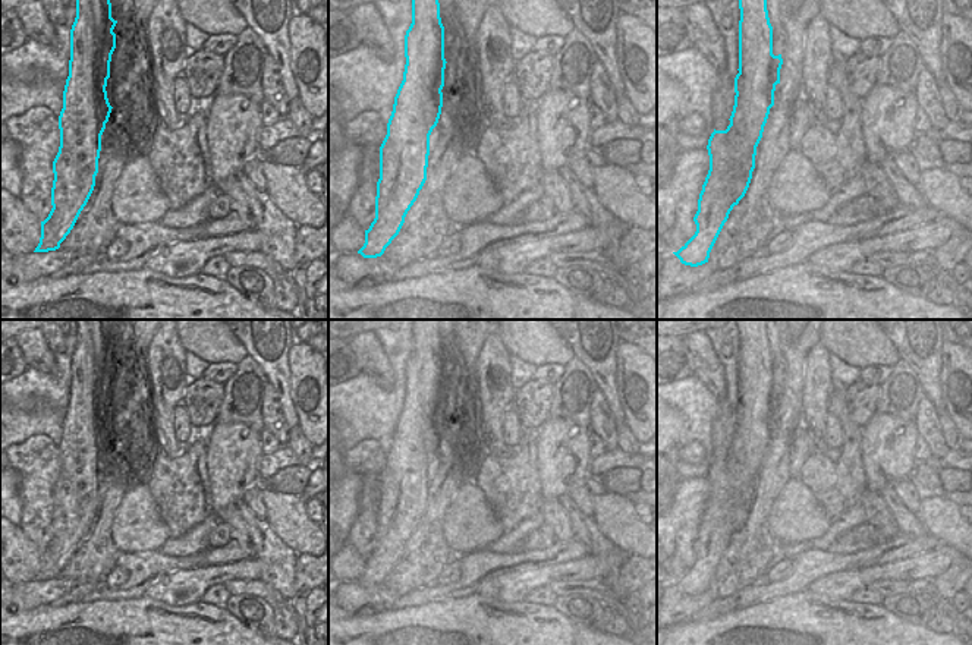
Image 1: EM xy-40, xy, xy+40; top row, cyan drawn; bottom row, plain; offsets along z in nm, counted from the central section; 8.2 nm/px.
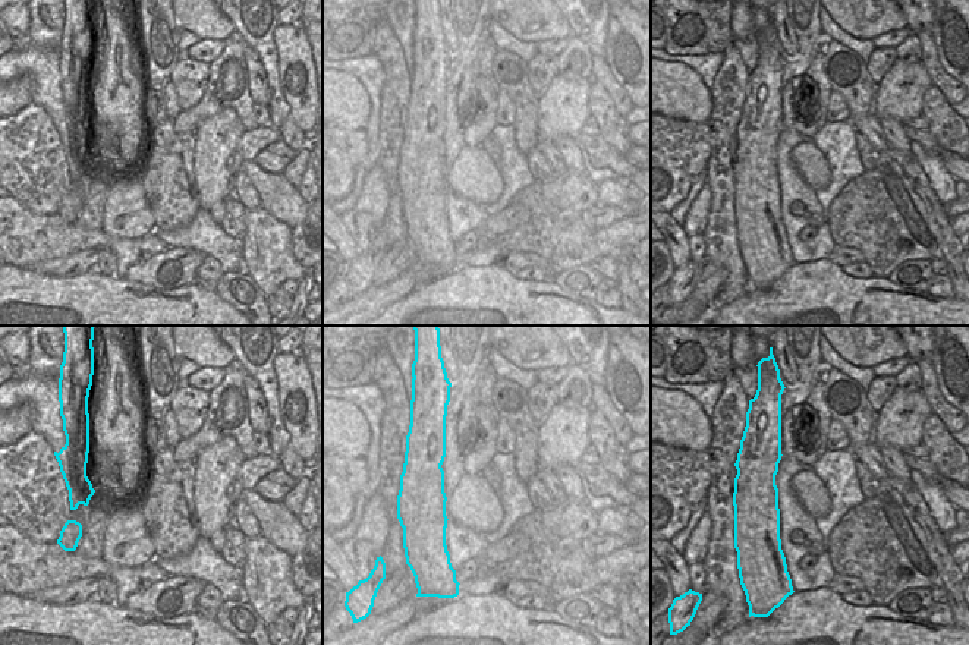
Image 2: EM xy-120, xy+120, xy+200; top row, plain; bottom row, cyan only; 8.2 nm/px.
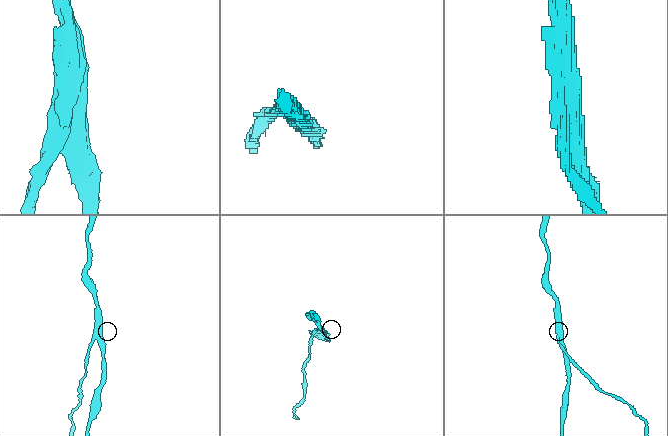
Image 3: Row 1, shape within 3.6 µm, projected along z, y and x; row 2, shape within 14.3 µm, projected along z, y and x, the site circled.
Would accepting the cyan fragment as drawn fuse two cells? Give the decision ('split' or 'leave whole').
split

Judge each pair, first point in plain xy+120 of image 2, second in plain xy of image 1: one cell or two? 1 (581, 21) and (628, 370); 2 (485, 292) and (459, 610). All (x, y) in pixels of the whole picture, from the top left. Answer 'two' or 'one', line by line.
1: two
2: one

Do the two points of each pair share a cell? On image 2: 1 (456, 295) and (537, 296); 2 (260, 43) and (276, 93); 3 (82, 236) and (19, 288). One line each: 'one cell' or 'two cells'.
1: one cell
2: one cell
3: two cells

